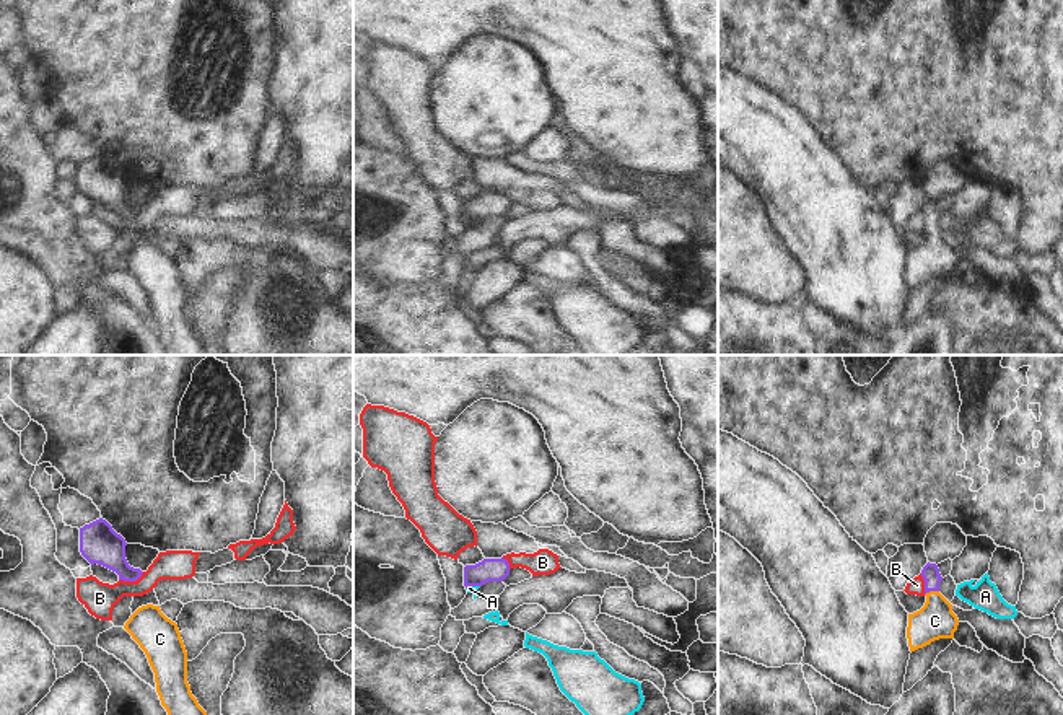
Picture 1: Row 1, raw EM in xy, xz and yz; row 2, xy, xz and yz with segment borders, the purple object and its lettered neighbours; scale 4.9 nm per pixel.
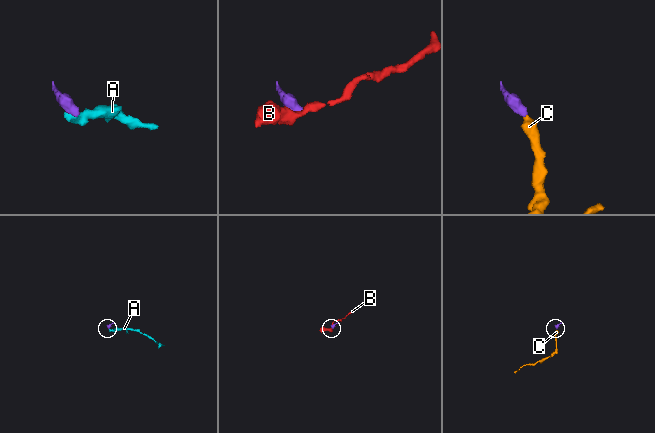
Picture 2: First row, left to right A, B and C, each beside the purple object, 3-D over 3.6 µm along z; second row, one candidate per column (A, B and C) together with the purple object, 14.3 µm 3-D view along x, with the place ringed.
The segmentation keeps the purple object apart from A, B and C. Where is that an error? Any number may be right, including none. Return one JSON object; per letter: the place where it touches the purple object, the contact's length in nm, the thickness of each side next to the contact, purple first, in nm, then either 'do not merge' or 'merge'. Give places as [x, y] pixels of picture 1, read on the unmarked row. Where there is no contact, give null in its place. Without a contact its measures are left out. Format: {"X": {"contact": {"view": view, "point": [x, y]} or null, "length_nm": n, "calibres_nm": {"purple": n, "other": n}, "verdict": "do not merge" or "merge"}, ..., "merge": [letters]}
{"A": {"contact": {"view": "xz", "point": [472, 220]}, "length_nm": 70, "calibres_nm": {"purple": 110, "other": 30}, "verdict": "do not merge"}, "B": {"contact": {"view": "xy", "point": [131, 215]}, "length_nm": 130, "calibres_nm": {"purple": 190, "other": 160}, "verdict": "do not merge"}, "C": {"contact": {"view": "yz", "point": [931, 225]}, "length_nm": 80, "calibres_nm": {"purple": 90, "other": 180}, "verdict": "merge"}, "merge": ["C"]}

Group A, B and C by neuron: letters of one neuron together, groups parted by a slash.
A B / C

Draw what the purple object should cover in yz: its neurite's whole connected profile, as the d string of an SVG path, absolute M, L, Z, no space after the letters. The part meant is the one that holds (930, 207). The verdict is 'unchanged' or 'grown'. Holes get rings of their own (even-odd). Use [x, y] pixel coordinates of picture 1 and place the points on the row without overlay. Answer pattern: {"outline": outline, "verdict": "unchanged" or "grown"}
{"outline": "M926 199L921 205L925 215L925 241L908 249L907 274L910 287L923 283L939 274L954 274L959 254L952 239L939 228L941 208L936 199Z", "verdict": "grown"}

